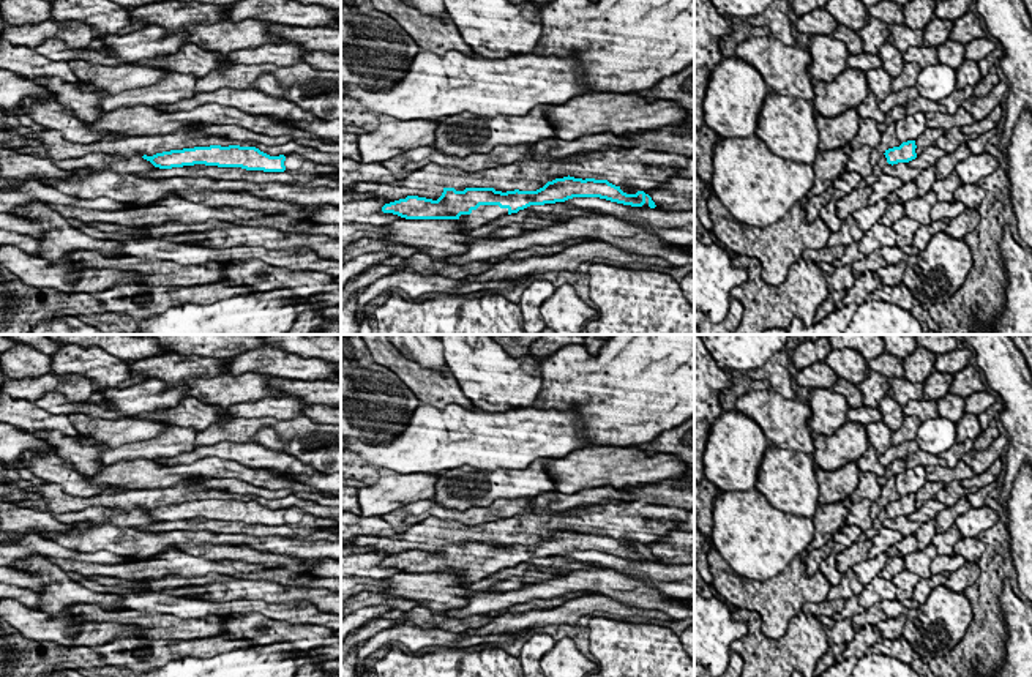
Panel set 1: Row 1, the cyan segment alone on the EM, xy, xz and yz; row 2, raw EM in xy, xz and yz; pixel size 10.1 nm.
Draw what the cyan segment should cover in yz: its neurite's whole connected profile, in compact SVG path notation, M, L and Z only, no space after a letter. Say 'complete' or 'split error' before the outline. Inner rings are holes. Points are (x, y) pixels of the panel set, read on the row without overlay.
complete | M915 494L903 496L899 500L885 503L885 511L888 518L909 516L917 511Z

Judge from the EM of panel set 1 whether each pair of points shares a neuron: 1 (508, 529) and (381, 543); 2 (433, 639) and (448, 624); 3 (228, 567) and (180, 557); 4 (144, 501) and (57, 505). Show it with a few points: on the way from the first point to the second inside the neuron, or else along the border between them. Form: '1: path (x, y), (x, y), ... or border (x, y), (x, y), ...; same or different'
1: path (477, 532), (420, 532), (412, 535); same
2: border (406, 622), (422, 628), (444, 628), (461, 633); different
3: path (216, 567), (191, 565); same
4: path (122, 501), (79, 502); same

